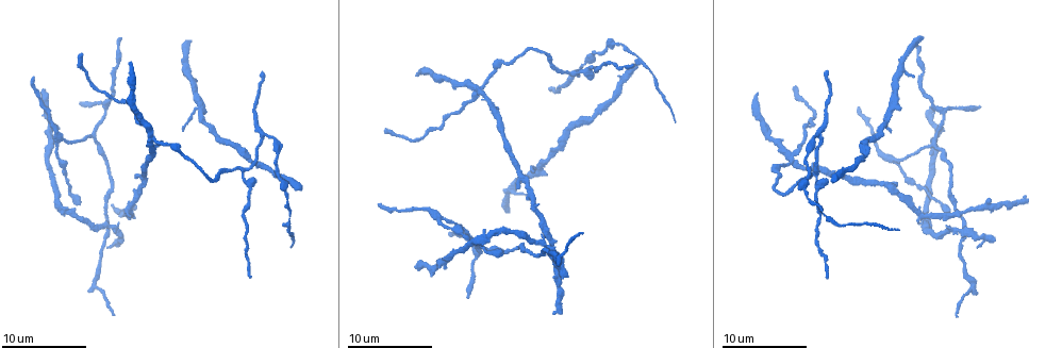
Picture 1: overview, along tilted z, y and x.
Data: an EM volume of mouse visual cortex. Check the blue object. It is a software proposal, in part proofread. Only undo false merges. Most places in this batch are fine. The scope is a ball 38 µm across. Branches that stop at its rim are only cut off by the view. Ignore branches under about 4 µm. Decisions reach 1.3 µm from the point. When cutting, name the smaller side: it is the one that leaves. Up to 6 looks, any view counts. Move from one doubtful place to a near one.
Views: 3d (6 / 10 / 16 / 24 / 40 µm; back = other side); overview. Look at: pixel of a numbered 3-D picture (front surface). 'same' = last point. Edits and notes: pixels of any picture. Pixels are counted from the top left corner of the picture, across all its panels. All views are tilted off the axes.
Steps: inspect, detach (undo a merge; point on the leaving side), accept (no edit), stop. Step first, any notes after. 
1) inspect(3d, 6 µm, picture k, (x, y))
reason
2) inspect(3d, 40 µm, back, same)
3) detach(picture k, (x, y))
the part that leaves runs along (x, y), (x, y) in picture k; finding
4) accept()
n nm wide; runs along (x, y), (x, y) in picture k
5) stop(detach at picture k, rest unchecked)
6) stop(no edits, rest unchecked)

inspect(3d, 16 µm, picture 1, (944, 111))
three-way junction

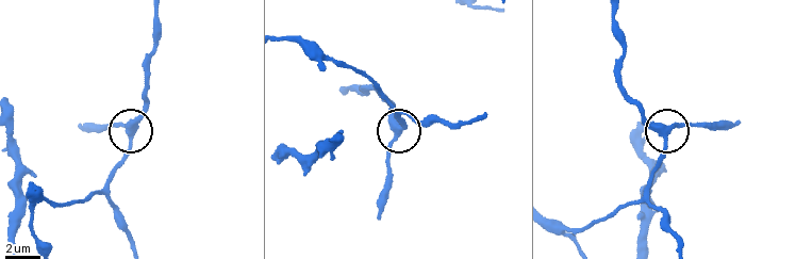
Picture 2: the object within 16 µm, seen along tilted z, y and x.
accept()
runs along (481, 113), (397, 116), (390, 184) in picture 2; continuous, no second cell

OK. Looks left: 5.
inspect(3d, 10 µm, picture 1, (891, 160))
three-way junction

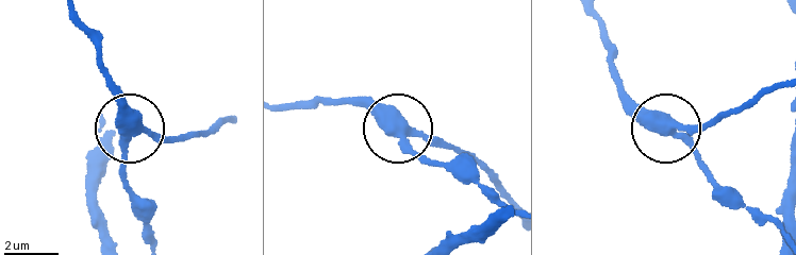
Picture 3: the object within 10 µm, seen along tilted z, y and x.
accept()
3 arms; runs along (780, 86), (724, 118), (669, 128), (617, 87) in picture 3; one cell here

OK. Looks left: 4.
inspect(3d, 10 µm, picture 1, (575, 72))
three arms meet

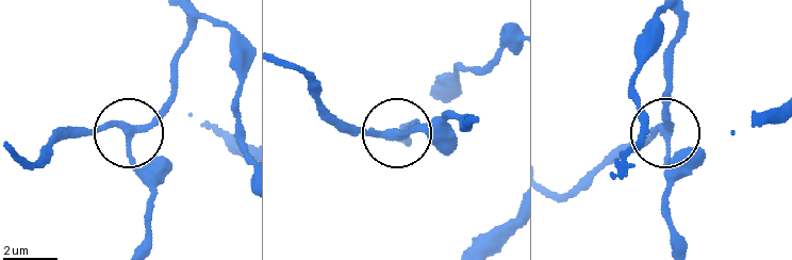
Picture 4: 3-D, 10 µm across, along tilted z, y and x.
accept()
3 arms; runs along (283, 63), (310, 74), (332, 115), (364, 131), (451, 116) in picture 4; one cell here

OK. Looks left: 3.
stop(no edits, rest unchecked)

